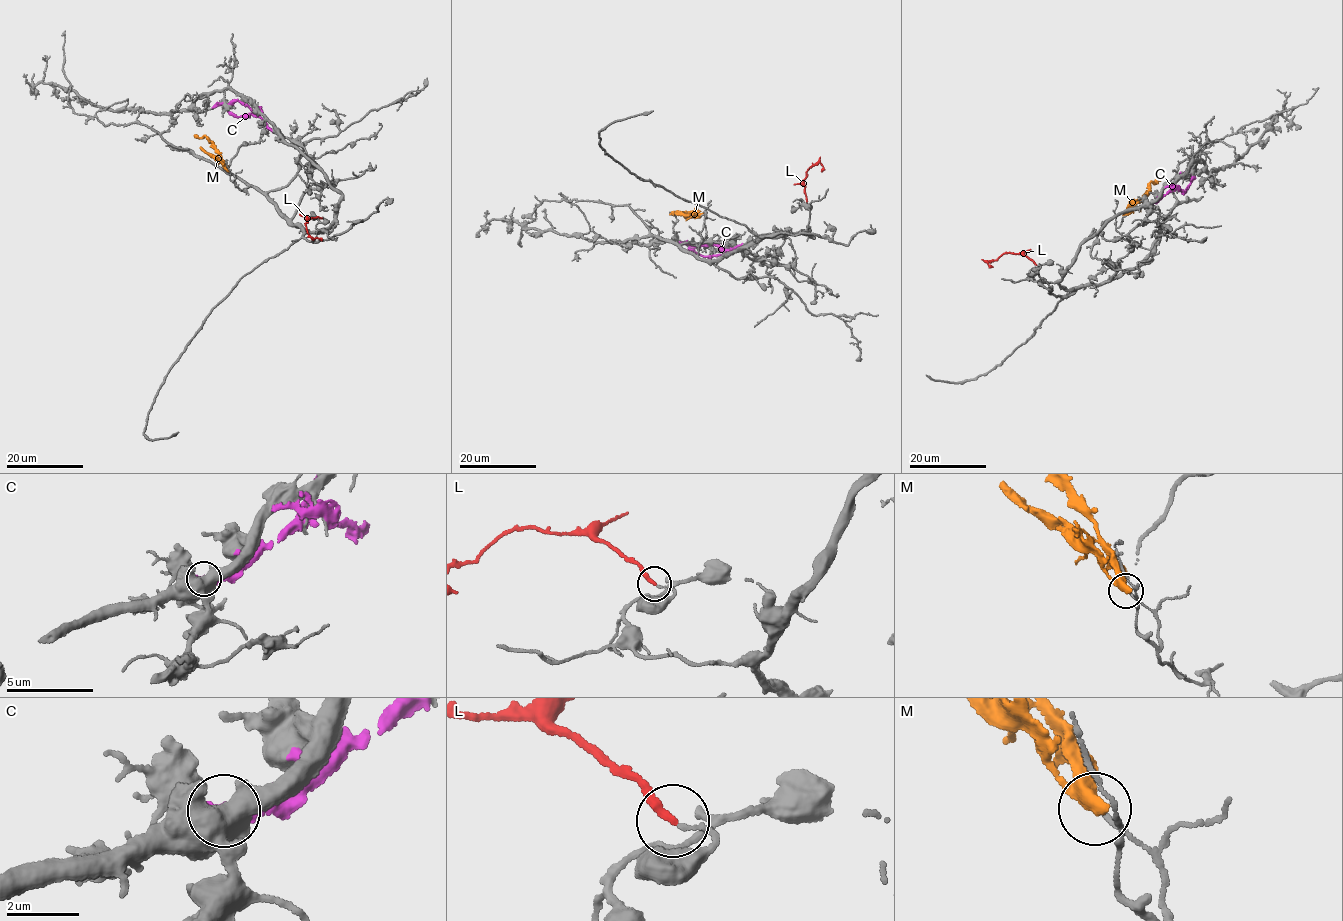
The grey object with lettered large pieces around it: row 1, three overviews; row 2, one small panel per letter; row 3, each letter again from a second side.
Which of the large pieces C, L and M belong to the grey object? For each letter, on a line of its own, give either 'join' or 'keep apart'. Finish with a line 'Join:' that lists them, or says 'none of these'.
C: keep apart
L: keep apart
M: keep apart
Join: none of these

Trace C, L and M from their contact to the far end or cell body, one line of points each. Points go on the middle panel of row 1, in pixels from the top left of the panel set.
C: (741, 245), (721, 255), (706, 256), (692, 250), (692, 247), (708, 246)
L: (807, 204), (803, 183), (806, 172), (820, 163), (823, 168), (820, 172)
M: (701, 215), (669, 214)

